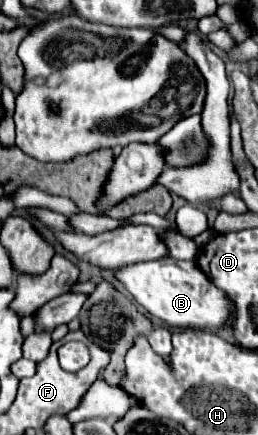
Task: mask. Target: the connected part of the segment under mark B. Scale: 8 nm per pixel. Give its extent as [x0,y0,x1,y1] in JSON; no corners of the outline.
[115,257,231,327]

